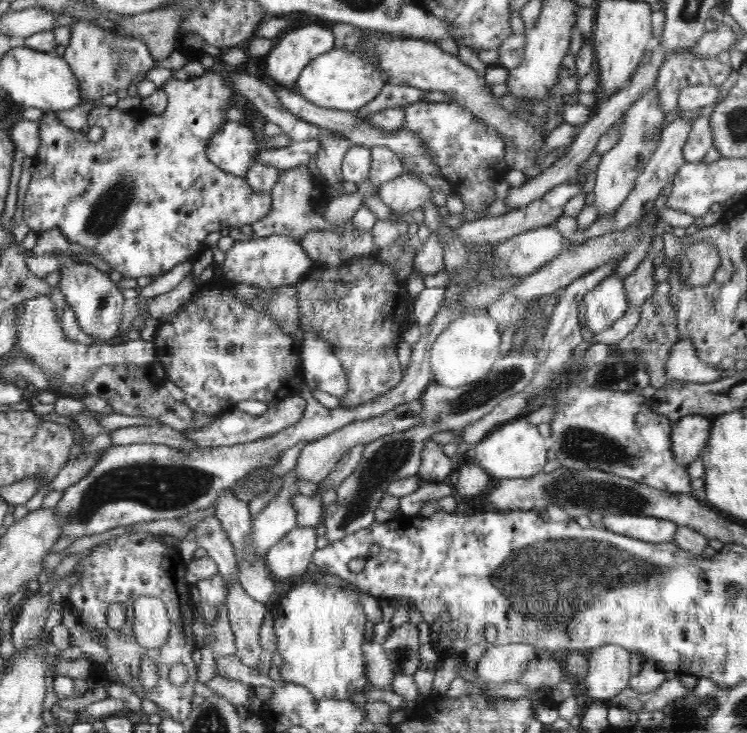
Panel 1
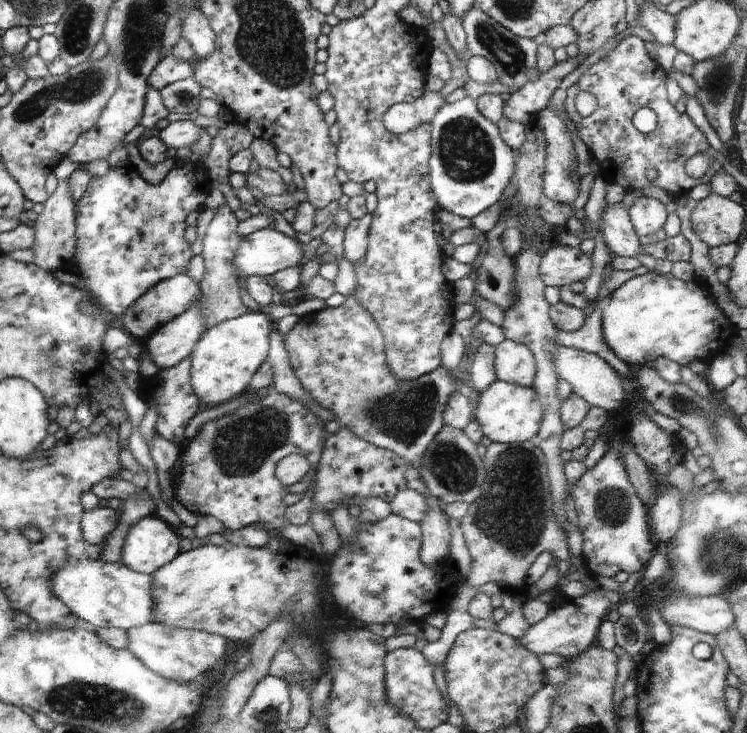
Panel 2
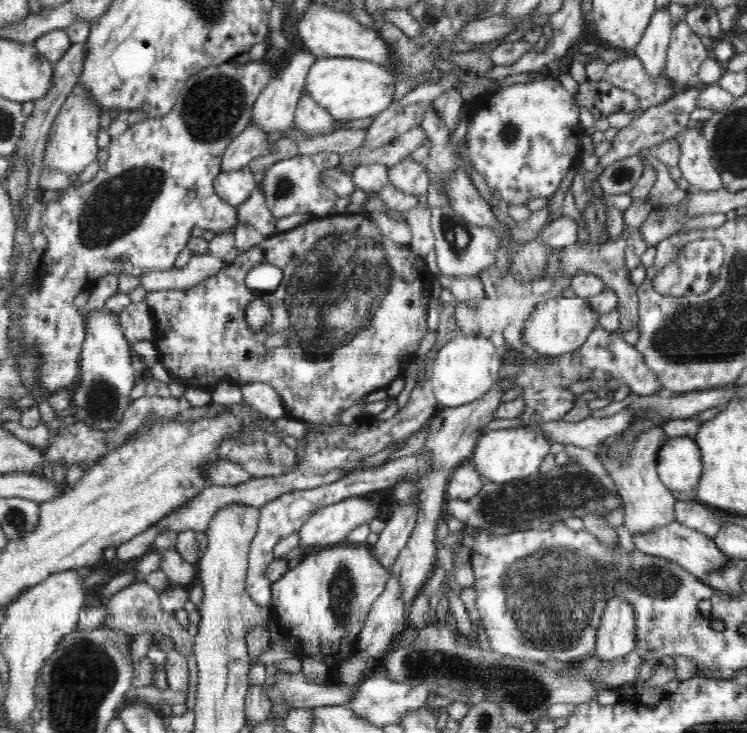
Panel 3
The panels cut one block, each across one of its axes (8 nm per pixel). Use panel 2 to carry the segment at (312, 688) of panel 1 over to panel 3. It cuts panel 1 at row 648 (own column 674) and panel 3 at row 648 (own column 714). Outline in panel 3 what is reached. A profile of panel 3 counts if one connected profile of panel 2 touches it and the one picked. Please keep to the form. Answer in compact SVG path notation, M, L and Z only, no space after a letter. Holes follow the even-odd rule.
M344 541L327 545L314 554L304 556L296 568L288 570L272 584L272 600L269 607L272 614L281 620L282 625L290 628L292 641L299 644L302 656L324 662L329 667L327 683L338 684L340 682L338 665L358 652L360 632L365 626L372 605L382 595L391 576L390 570L376 561L371 549L365 544Z

